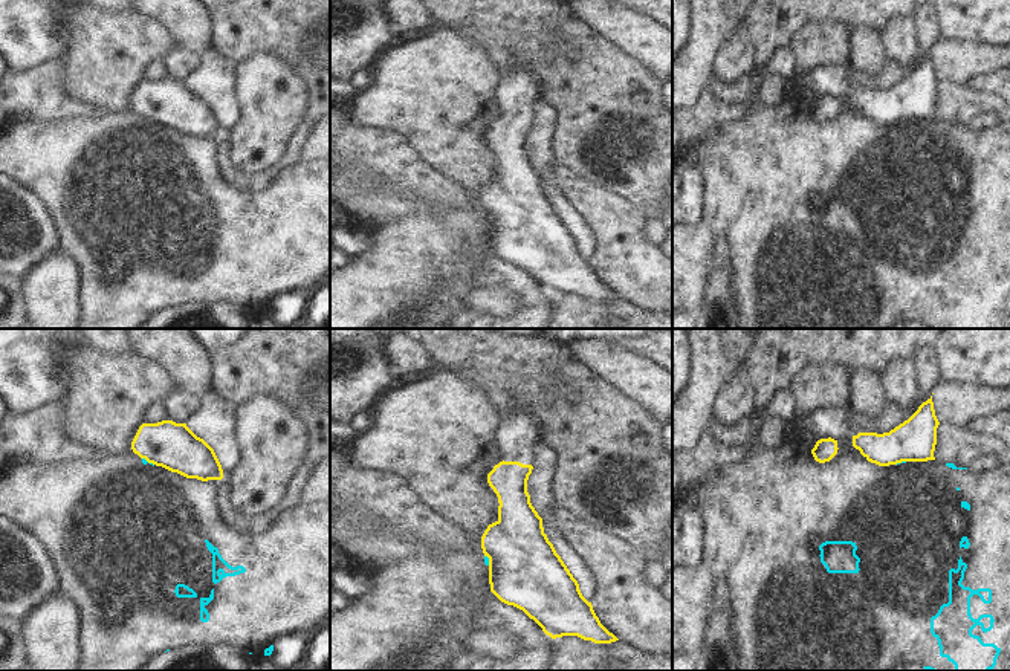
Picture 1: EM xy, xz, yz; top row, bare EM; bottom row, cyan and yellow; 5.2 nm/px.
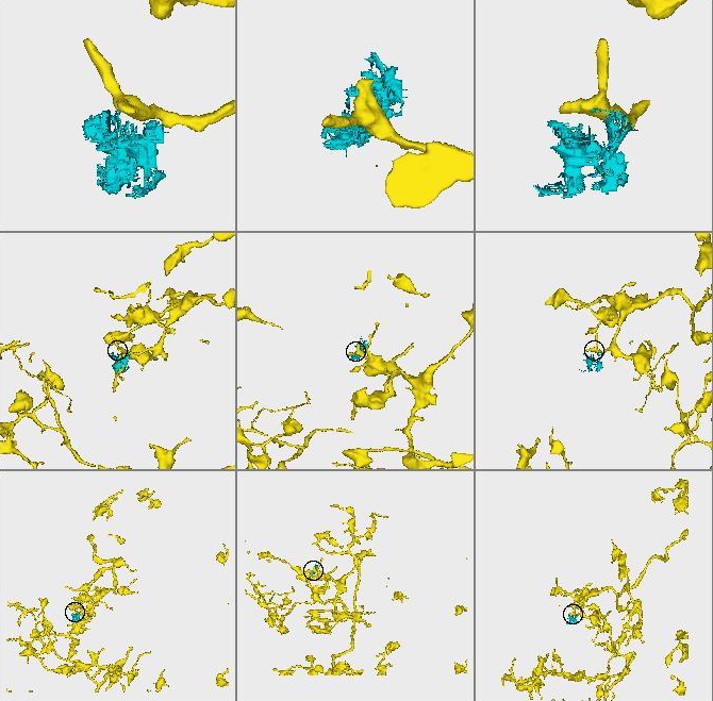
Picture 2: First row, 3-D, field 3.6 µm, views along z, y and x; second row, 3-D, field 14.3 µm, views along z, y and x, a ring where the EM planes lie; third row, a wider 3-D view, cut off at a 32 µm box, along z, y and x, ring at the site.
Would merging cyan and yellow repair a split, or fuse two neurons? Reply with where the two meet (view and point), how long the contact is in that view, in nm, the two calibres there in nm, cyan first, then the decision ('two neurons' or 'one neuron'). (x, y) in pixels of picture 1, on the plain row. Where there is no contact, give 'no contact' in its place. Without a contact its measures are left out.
xy (147, 119) | 80 nm | 20/240 nm | two neurons

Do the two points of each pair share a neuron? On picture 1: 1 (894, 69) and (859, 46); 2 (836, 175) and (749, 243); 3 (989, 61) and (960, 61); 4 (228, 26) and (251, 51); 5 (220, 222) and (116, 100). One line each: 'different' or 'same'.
1: different
2: same
3: same
4: same
5: different

